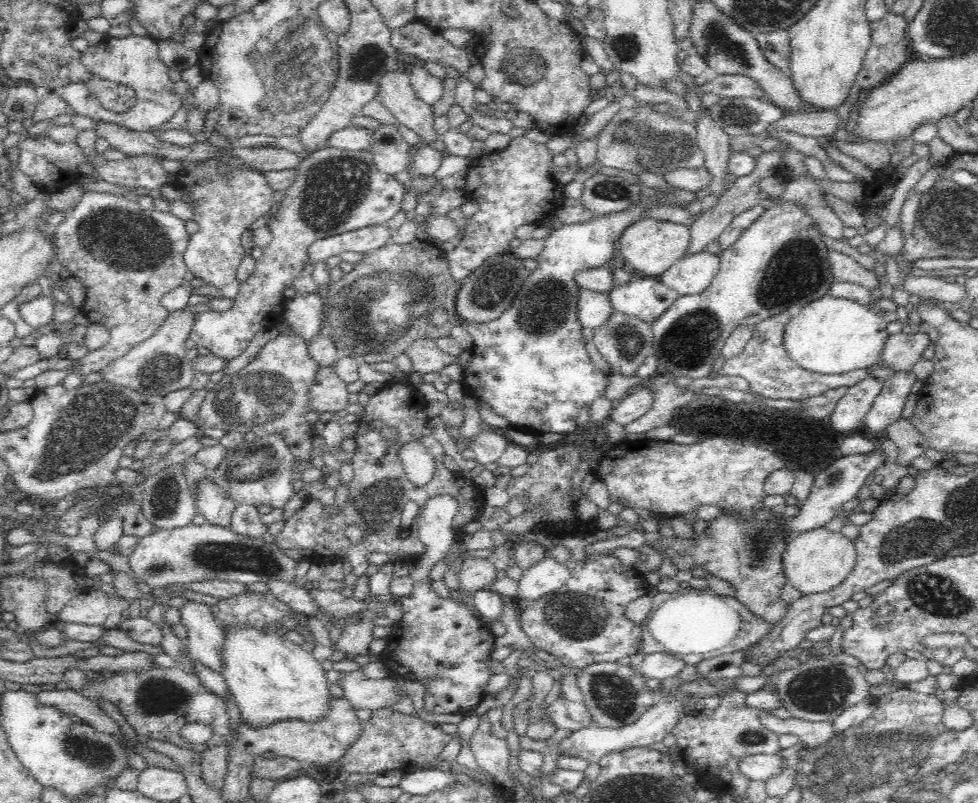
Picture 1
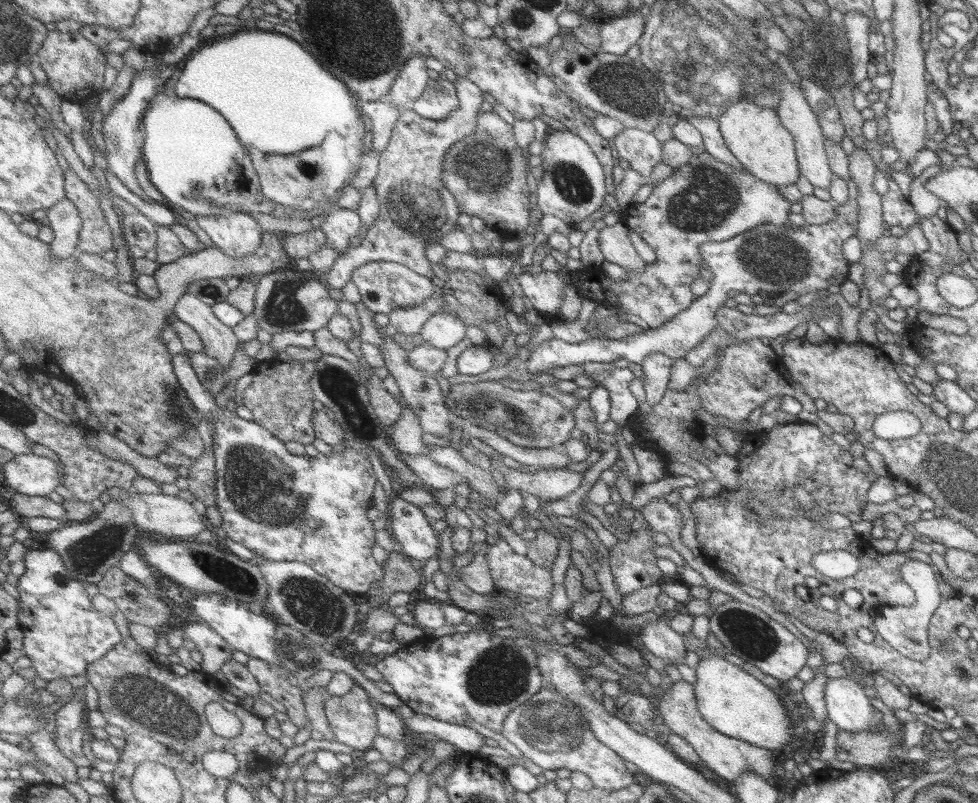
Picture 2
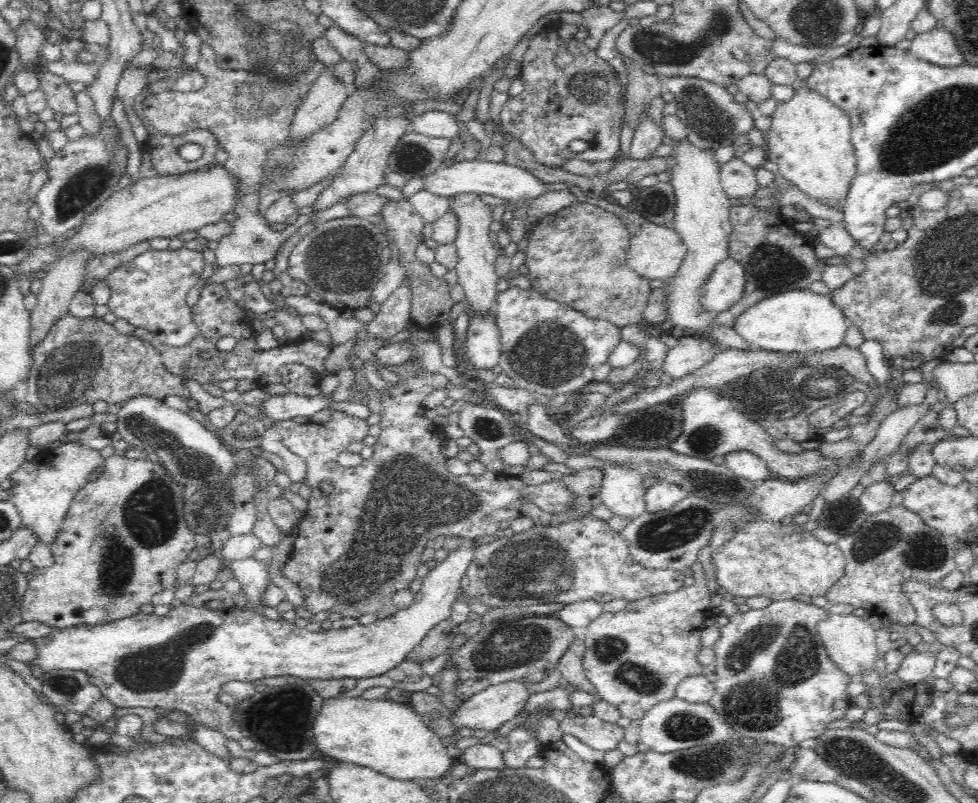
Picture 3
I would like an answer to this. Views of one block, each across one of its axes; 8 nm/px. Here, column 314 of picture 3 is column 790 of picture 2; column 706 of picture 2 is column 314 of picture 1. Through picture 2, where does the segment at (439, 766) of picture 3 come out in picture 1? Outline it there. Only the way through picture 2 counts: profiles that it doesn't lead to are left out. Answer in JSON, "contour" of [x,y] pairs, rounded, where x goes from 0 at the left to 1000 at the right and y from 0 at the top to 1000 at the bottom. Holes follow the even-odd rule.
{"contour":[[[237,782],[231,786],[229,800],[229,848],[245,885],[247,898],[258,908],[271,908],[280,900],[305,895],[313,900],[328,898],[339,882],[338,852],[333,844],[334,837],[320,814],[309,809],[307,804],[294,800],[288,787],[274,790],[263,782]]]}

